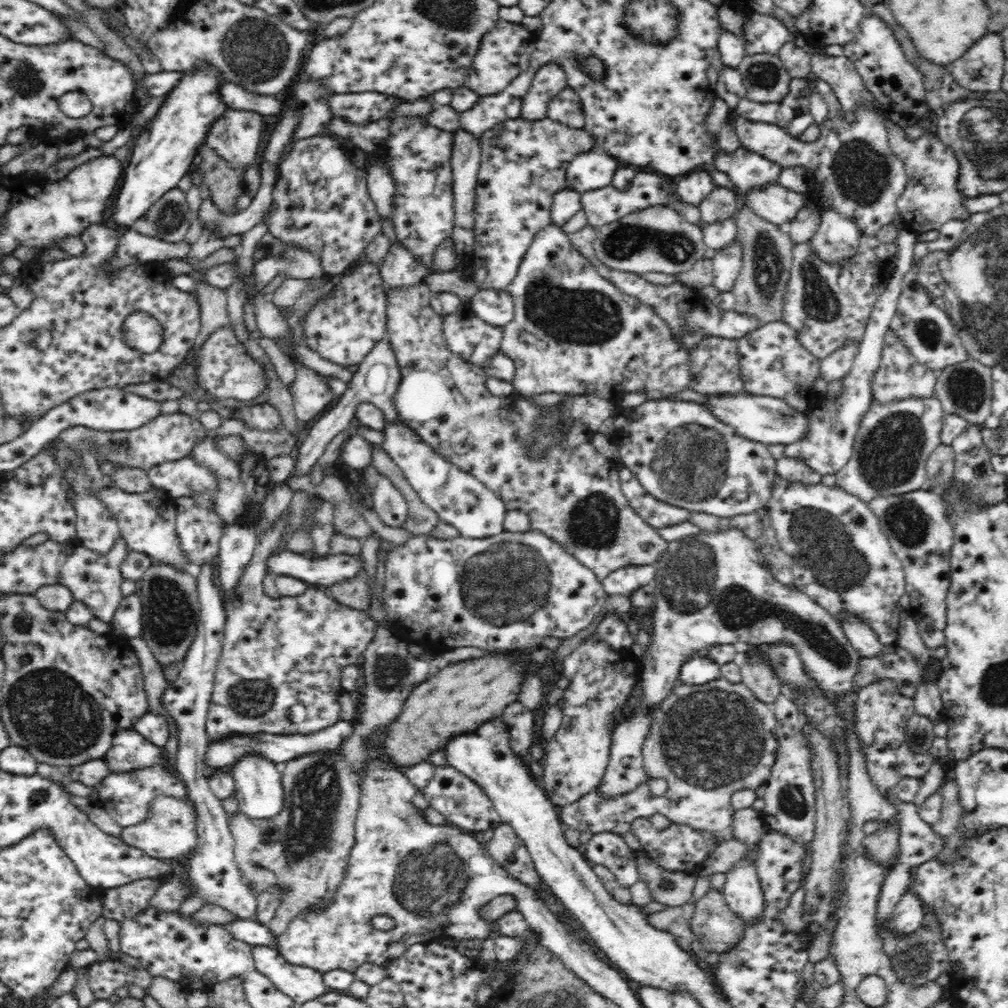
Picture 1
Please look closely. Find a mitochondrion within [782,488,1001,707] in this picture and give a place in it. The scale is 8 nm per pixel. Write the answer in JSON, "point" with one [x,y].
{"point":[824,543]}

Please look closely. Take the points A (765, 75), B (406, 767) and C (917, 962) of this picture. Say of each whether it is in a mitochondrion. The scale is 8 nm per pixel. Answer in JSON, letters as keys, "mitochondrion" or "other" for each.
{"A":"mitochondrion","B":"other","C":"mitochondrion"}

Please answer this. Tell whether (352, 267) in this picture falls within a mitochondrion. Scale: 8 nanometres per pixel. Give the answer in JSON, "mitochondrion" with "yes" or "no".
{"mitochondrion":"no"}

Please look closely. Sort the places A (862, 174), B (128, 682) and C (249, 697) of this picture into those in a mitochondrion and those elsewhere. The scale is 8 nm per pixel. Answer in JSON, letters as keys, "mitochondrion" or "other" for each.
{"A":"mitochondrion","B":"other","C":"mitochondrion"}

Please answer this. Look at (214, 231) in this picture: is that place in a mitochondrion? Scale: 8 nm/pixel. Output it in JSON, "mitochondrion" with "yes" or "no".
{"mitochondrion":"no"}

